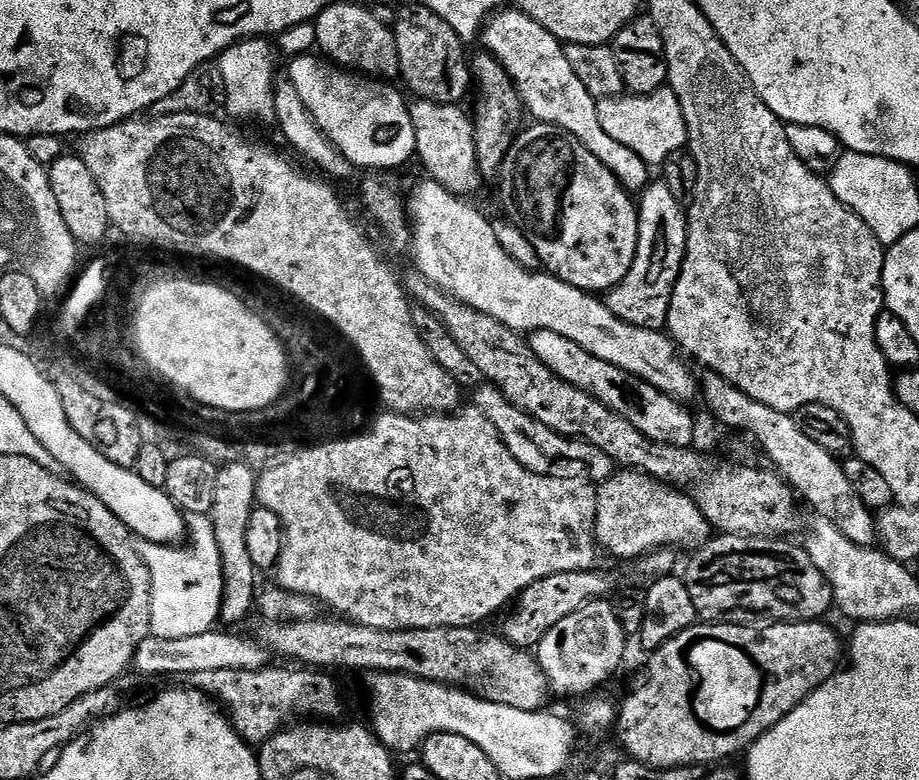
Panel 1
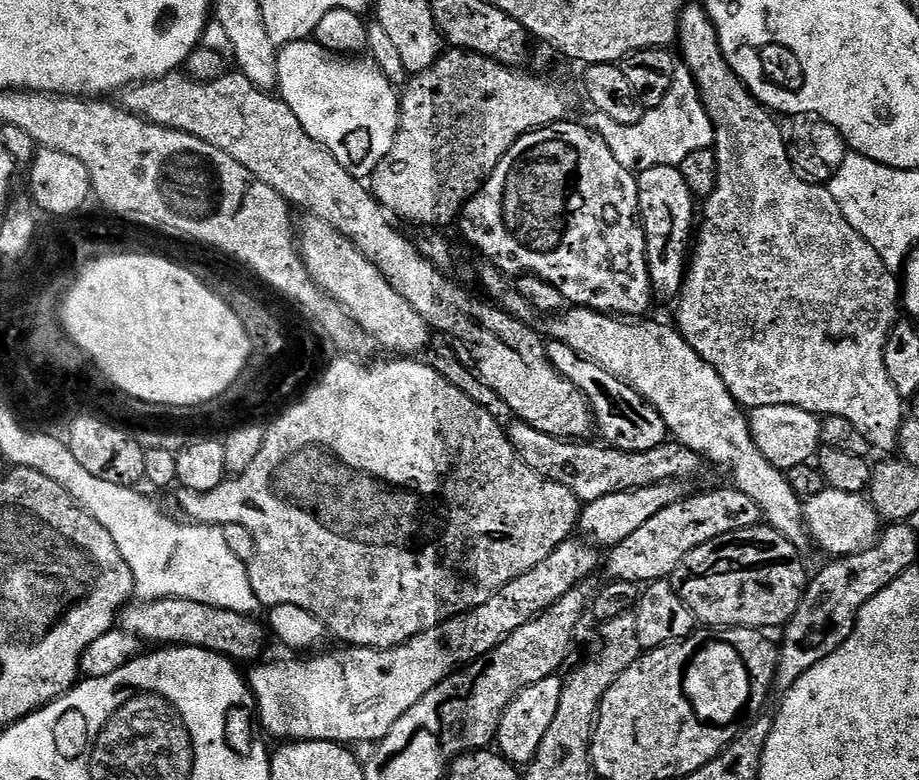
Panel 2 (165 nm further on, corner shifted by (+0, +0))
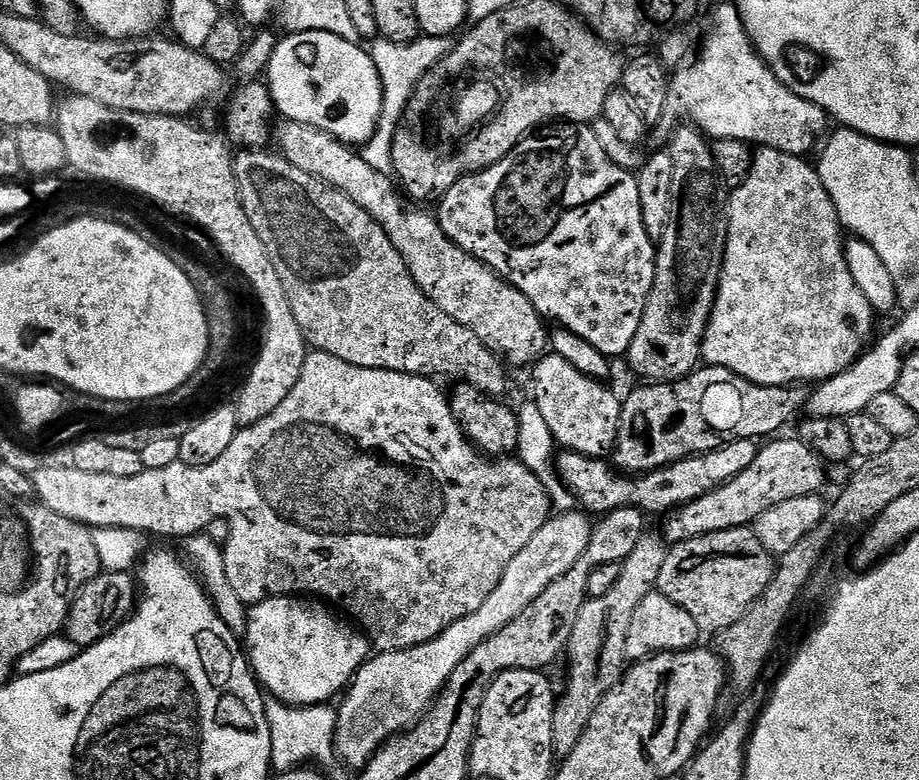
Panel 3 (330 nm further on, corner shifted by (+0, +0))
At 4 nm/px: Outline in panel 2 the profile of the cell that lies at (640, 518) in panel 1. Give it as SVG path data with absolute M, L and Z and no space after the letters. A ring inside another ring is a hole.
M576 539L562 541L538 566L530 566L526 574L518 574L518 578L506 582L482 606L393 648L340 646L337 652L313 660L253 663L246 679L259 727L276 742L329 740L345 746L376 744L434 686L494 650L518 626L526 626L526 622L541 616L554 602L566 598L572 588L581 587L595 568L601 567L602 556L596 553L599 551L591 543Z

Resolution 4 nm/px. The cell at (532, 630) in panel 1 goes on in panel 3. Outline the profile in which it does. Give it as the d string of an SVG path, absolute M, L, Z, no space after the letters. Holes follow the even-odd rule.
M776 438L765 443L768 445L765 448L763 445L757 451L754 462L750 462L750 466L746 470L742 470L742 474L738 474L730 482L702 494L702 498L691 500L689 504L683 504L681 508L675 509L665 519L669 520L664 524L663 539L669 545L685 544L688 540L702 538L706 534L718 534L722 530L730 530L731 528L746 528L755 525L758 517L766 510L770 510L772 506L778 506L782 502L790 502L790 498L806 498L823 493L825 491L823 489L825 461L821 460L820 455L814 450L810 450L810 446L806 446L804 441L799 438L780 439Z

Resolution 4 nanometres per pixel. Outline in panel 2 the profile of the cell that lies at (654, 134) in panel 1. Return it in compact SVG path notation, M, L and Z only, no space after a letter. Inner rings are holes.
M677 66L674 70L674 82L670 86L670 94L658 102L658 106L647 109L642 118L633 124L619 124L610 118L610 114L593 111L590 127L597 136L610 146L610 154L626 166L634 174L650 170L654 166L679 166L686 154L694 154L694 150L712 148L716 143L716 135L712 129L712 119L706 114L700 91L696 88L690 70Z

